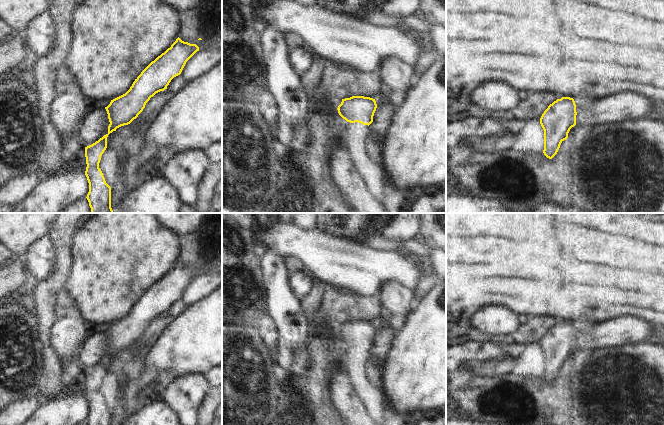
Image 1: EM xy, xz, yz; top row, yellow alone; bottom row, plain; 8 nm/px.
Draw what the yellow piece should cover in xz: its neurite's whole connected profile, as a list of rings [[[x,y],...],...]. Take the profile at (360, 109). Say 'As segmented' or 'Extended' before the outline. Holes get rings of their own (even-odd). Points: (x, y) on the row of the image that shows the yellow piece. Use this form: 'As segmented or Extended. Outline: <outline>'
Extended. Outline: [[[352,96],[342,99],[337,110],[341,136],[351,160],[362,178],[365,187],[374,199],[382,202],[383,171],[368,155],[365,140],[370,133],[369,125],[377,104],[375,99],[364,96]]]

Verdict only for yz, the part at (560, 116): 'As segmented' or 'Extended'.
Extended

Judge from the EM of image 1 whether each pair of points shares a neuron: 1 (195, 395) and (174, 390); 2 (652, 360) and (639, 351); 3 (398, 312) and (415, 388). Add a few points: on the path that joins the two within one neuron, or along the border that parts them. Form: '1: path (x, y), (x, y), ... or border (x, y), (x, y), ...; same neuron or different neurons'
1: path (190, 391), (179, 391); same neuron
2: path (649, 360), (642, 354); same neuron
3: border (415, 305), (399, 324); different neurons

